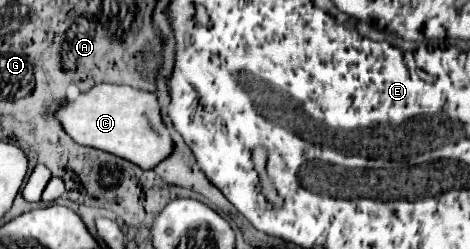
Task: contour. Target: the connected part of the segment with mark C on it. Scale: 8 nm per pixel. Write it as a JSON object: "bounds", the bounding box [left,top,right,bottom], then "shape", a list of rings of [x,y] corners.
{"bounds":[54,84,172,170],"shape":[[[98,84],[86,92],[80,92],[78,98],[58,100],[54,118],[76,144],[122,156],[144,170],[154,168],[172,152],[172,140],[160,118],[160,108],[152,92],[118,84]]]}

